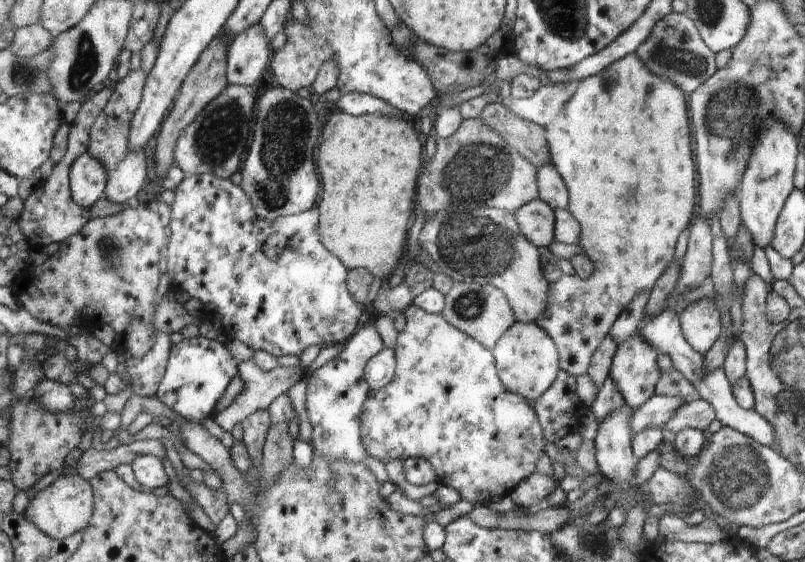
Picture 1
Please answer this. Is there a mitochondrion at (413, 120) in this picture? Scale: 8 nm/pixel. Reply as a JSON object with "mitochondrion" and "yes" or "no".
{"mitochondrion":"no"}

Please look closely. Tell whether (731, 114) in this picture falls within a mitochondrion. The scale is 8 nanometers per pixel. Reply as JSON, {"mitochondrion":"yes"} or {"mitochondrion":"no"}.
{"mitochondrion":"yes"}

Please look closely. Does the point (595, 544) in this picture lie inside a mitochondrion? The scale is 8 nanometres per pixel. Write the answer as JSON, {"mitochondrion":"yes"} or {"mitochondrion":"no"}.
{"mitochondrion":"yes"}

